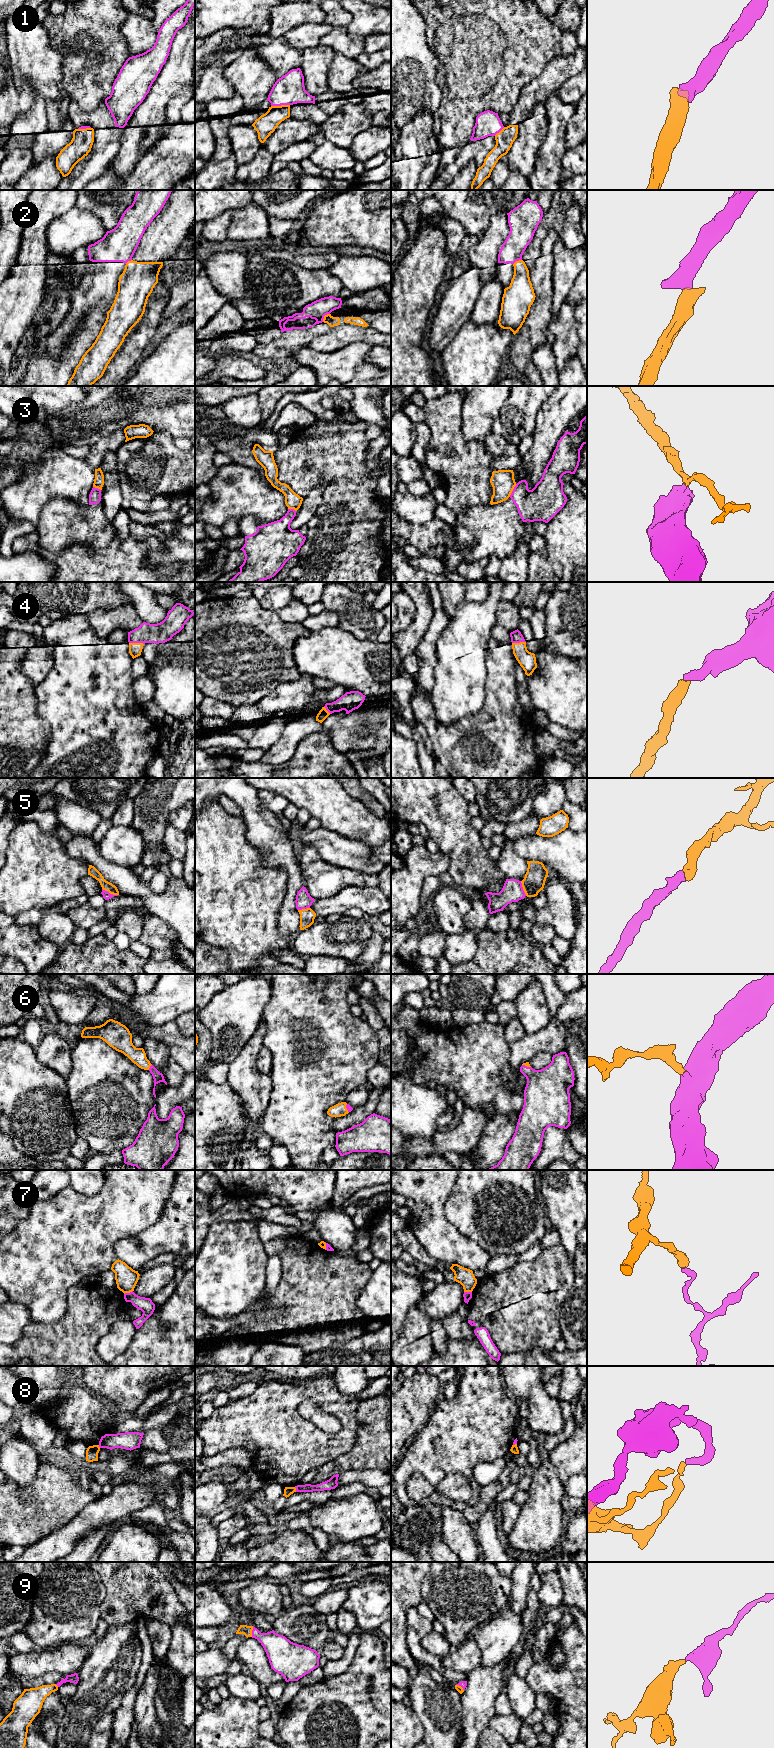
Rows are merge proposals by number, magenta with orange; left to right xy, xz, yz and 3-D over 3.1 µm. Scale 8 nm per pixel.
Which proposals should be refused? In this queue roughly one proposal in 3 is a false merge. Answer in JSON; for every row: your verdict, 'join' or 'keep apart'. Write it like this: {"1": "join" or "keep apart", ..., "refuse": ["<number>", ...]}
{"1": "keep apart", "2": "keep apart", "3": "keep apart", "4": "join", "5": "join", "6": "join", "7": "keep apart", "8": "keep apart", "9": "join", "refuse": ["1", "2", "3", "7", "8"]}

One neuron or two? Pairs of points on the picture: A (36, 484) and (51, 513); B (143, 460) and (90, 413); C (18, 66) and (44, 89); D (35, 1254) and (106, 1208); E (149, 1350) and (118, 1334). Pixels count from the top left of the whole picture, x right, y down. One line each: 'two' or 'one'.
A: two
B: two
C: one
D: one
E: two

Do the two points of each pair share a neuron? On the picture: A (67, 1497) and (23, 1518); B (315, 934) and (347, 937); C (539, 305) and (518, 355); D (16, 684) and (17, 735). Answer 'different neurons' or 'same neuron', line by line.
A: same neuron
B: same neuron
C: same neuron
D: same neuron

